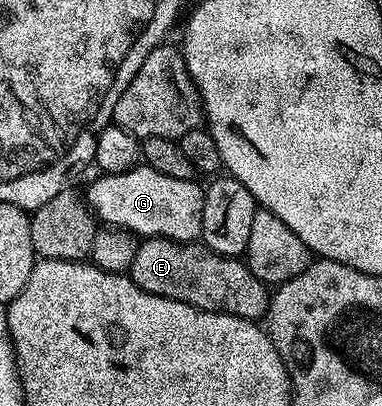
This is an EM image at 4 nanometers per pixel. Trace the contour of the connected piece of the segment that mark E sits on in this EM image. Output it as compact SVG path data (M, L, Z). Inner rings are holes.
M147 237L139 244L136 259L132 259L132 267L128 275L146 293L176 299L180 303L188 303L192 307L213 313L258 319L265 314L268 304L267 286L263 285L260 279L256 279L256 275L252 275L245 260L220 255L209 249L205 243L173 241L167 237Z

